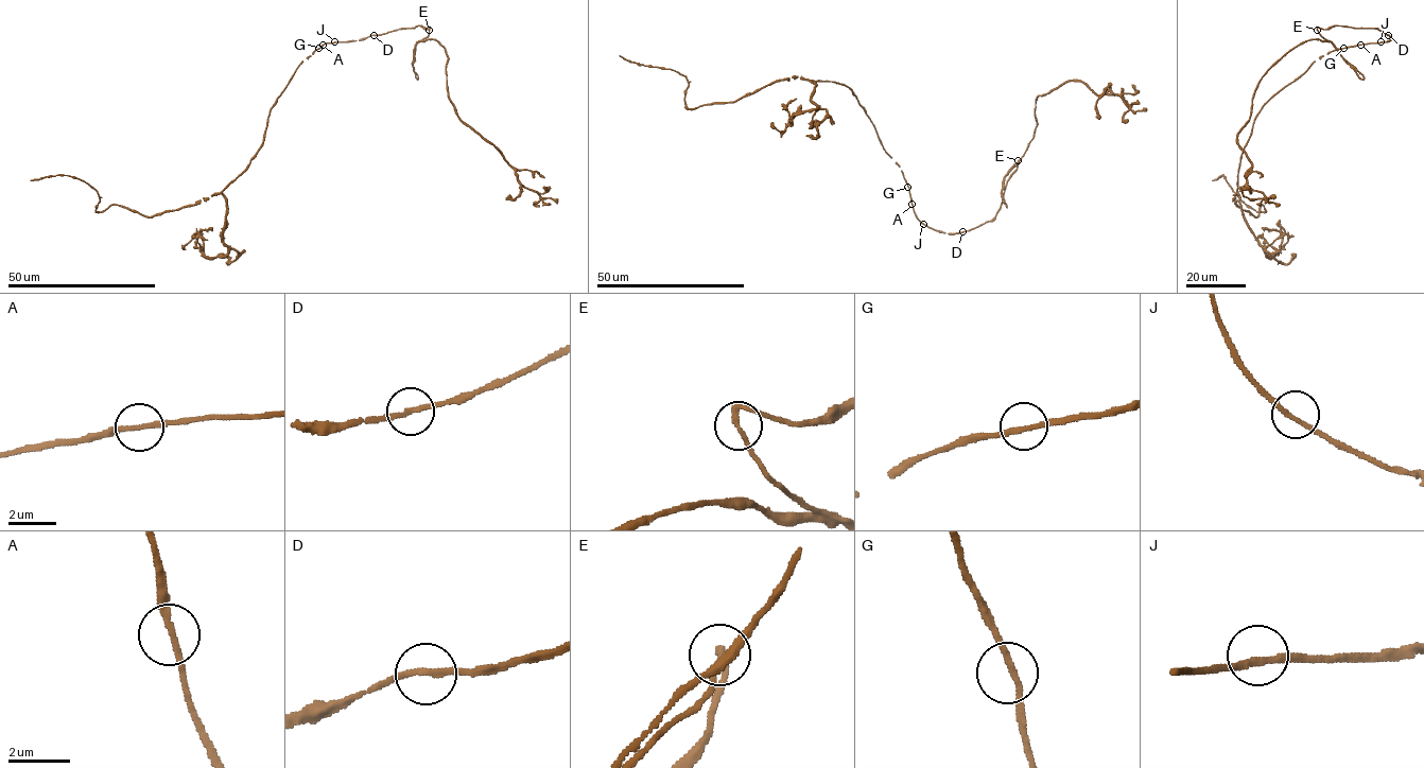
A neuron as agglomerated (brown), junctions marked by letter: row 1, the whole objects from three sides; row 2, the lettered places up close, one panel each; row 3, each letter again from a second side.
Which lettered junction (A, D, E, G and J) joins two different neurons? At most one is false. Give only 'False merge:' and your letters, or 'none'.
False merge: none

